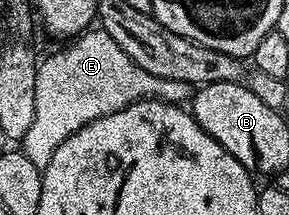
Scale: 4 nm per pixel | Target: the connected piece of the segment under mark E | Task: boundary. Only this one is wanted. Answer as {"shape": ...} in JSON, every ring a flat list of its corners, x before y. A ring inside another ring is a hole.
{"shape":[[88,28,68,45,68,49,39,61,33,123,21,142,22,153,41,170,69,135,81,131,93,119,113,115,113,111,121,111,135,101,154,99,182,106,193,96,193,86,188,82,158,78,139,67,103,28]]}

